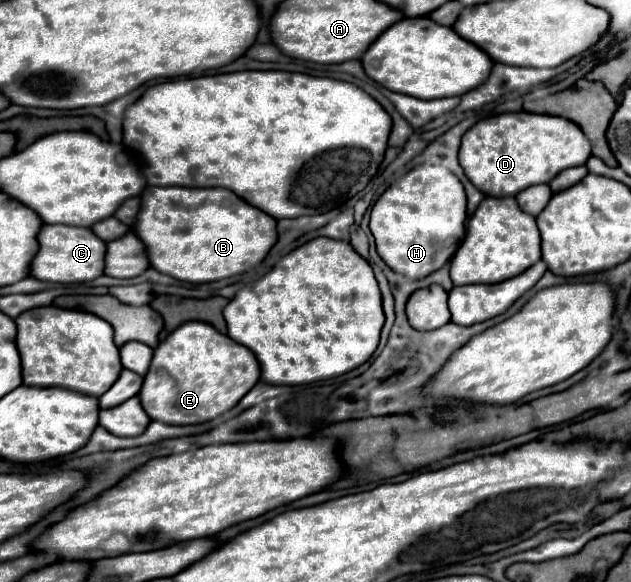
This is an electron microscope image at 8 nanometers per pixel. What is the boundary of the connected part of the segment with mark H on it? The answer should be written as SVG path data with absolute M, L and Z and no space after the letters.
M417 165L397 177L371 209L369 229L383 261L407 277L427 277L441 269L457 251L465 237L463 221L467 217L465 191L461 181L445 167Z

